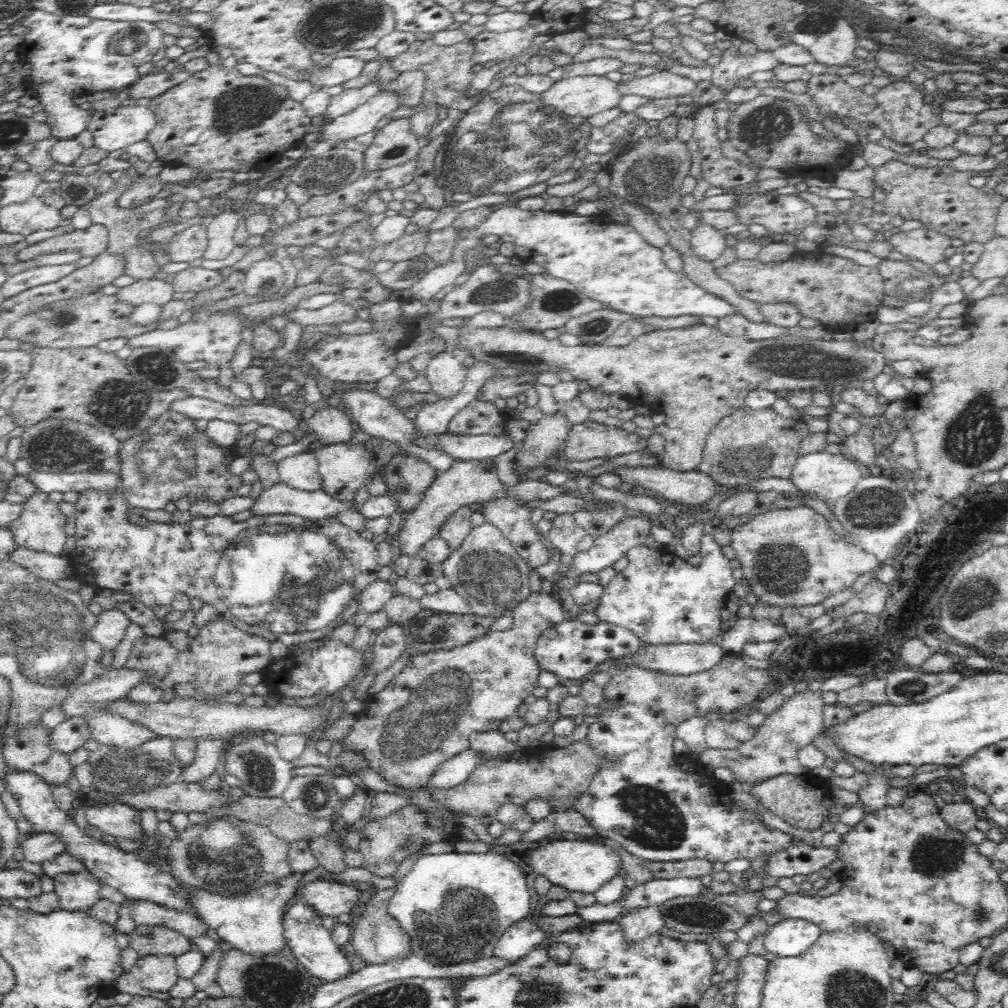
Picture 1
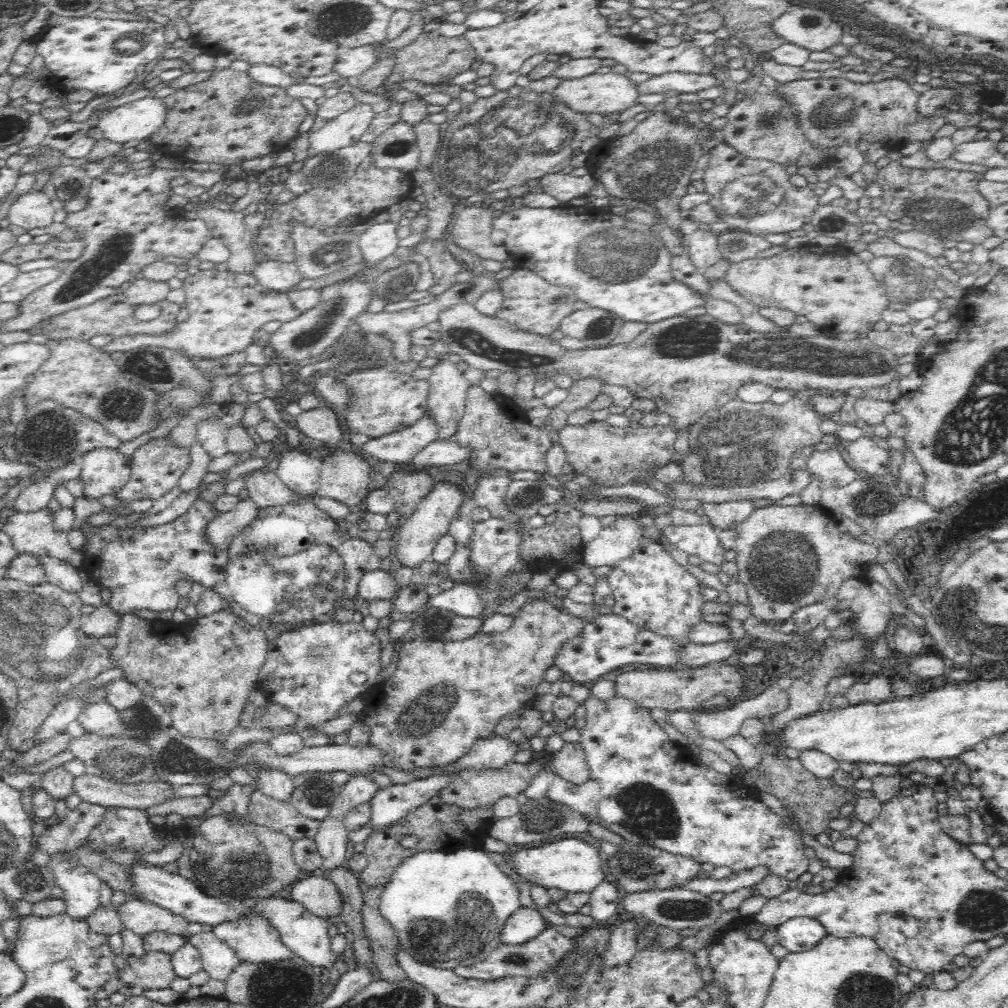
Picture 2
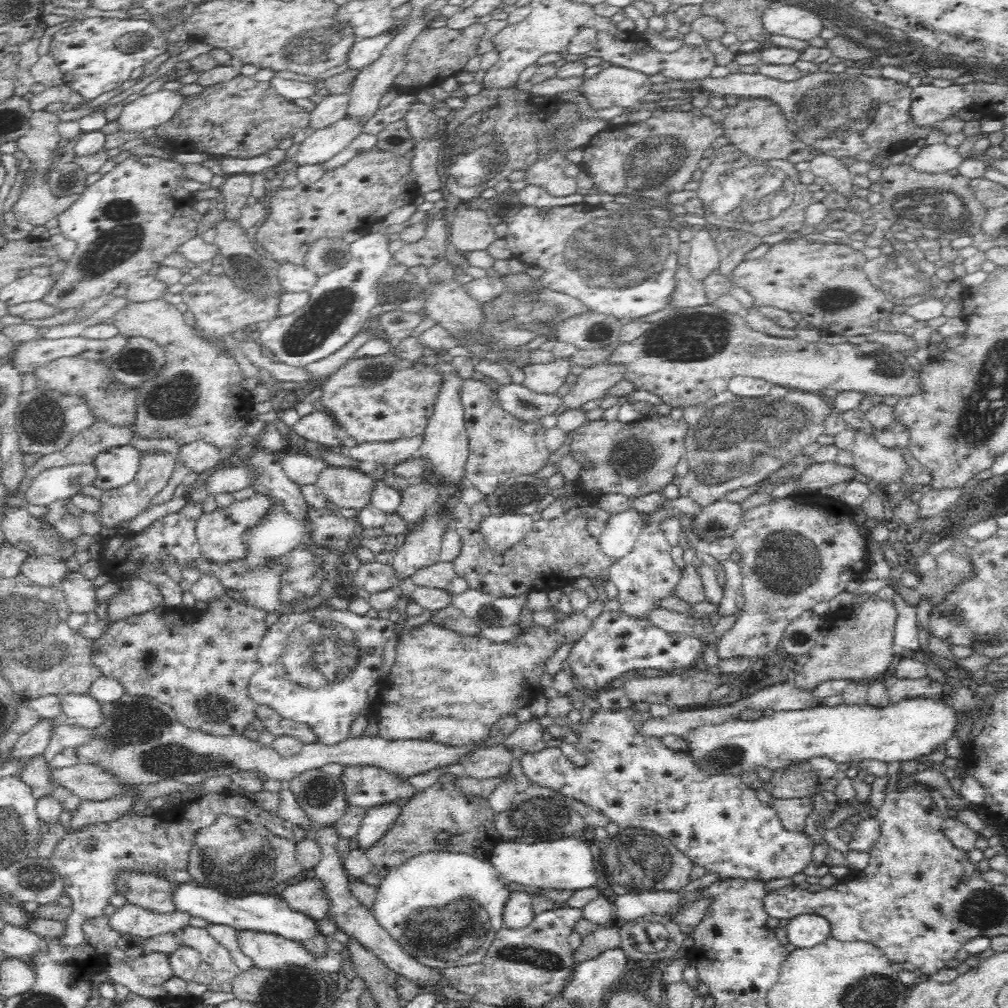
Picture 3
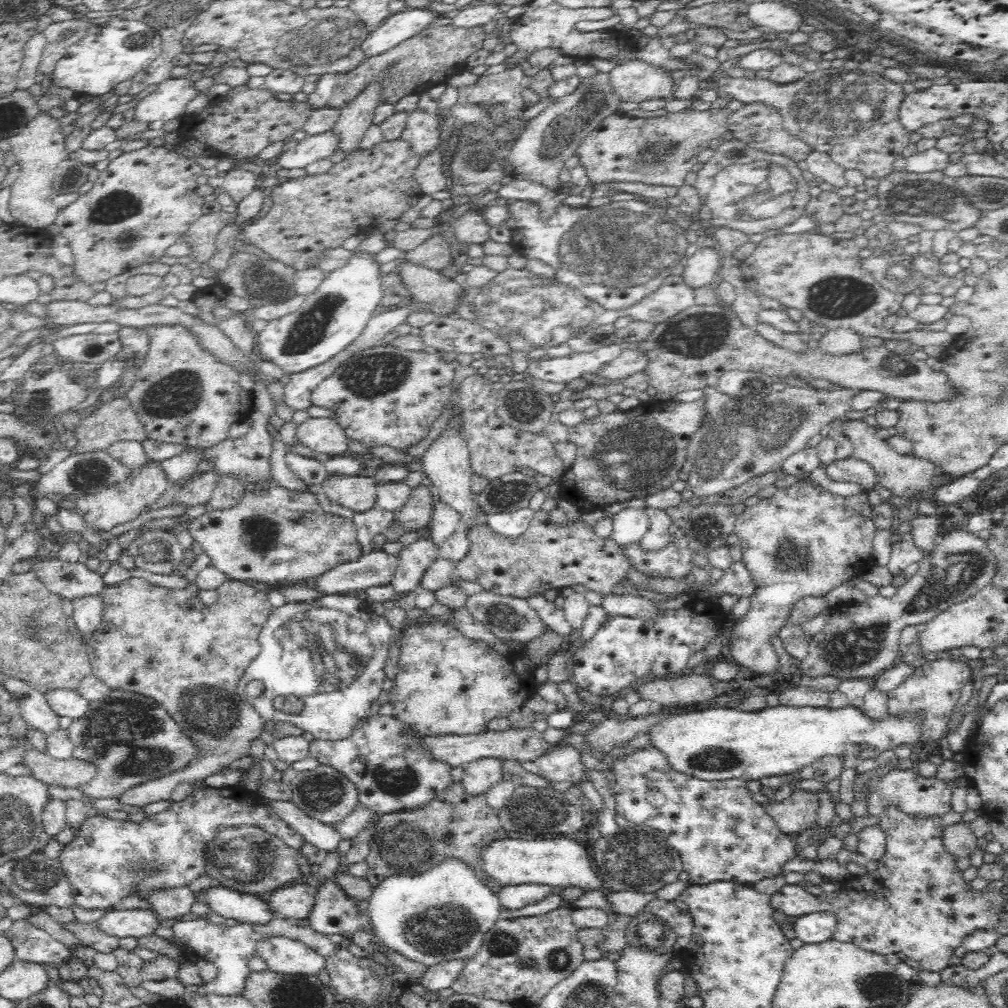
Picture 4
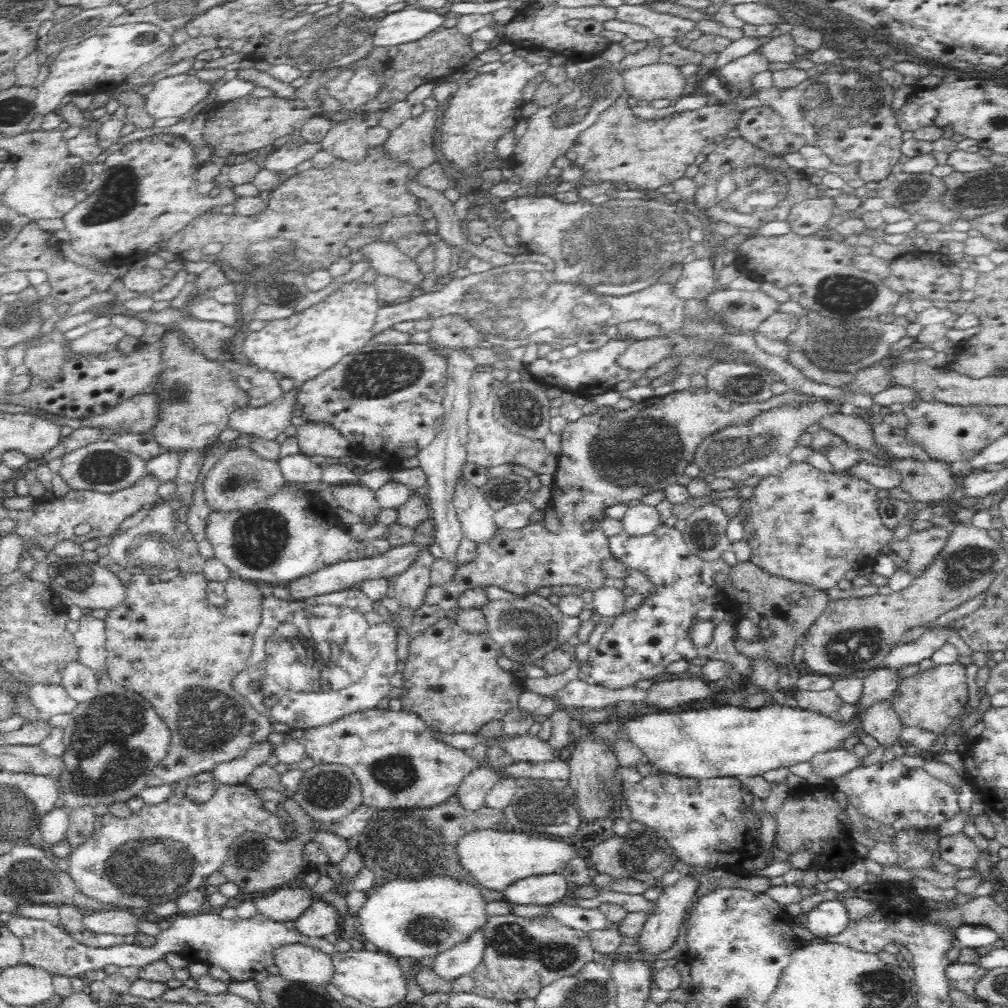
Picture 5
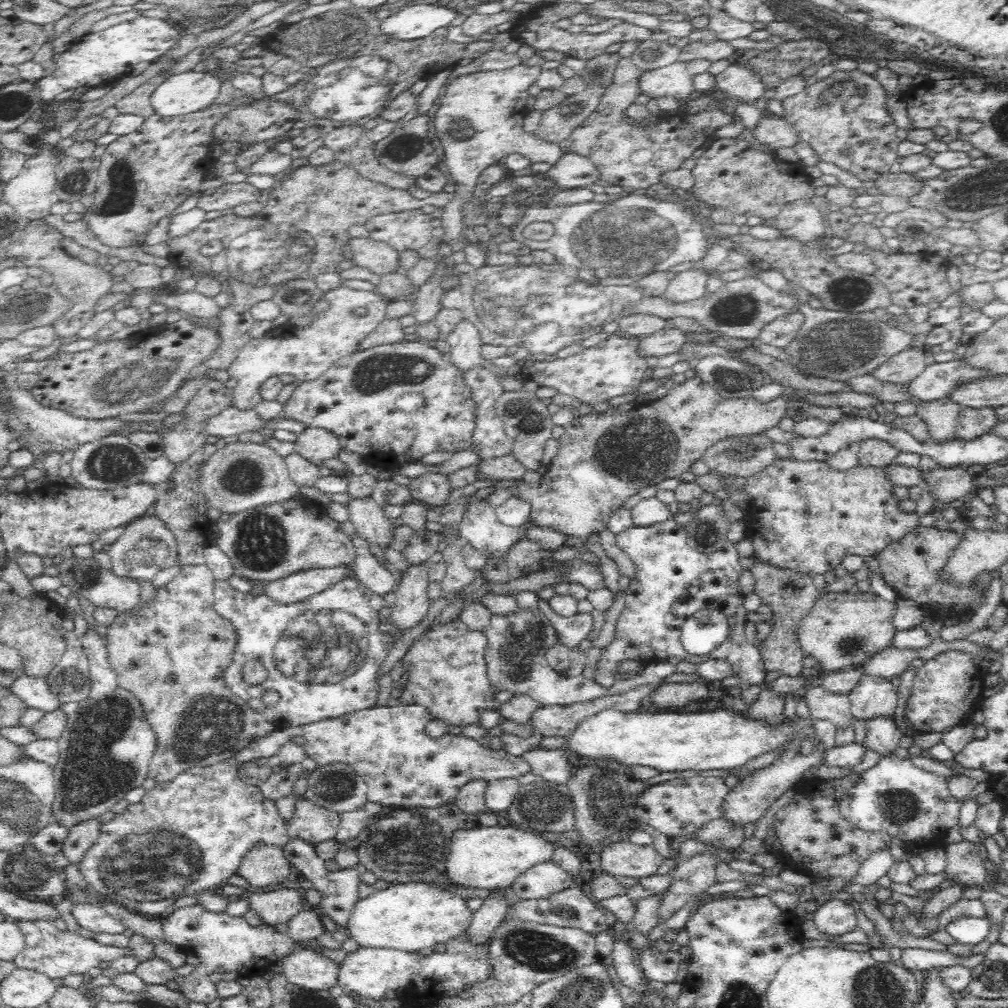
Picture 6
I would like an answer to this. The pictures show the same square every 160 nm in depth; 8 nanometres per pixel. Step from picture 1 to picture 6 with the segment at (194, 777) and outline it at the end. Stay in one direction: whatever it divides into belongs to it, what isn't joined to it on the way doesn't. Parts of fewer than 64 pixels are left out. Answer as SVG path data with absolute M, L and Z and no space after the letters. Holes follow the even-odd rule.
M184 565L167 584L156 588L151 602L131 611L117 614L107 627L105 647L110 667L117 675L117 684L132 694L142 705L142 714L157 740L150 760L148 778L156 783L170 782L194 766L212 766L239 753L256 738L275 731L274 724L265 720L248 704L235 696L225 682L225 671L233 662L236 632L230 622L215 611L213 586L215 578L205 565Z

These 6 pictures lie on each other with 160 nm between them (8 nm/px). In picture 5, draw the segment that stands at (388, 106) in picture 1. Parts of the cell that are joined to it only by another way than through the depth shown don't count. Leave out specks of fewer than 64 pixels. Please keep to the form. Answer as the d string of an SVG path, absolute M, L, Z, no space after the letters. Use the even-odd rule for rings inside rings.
M299 141L295 147L282 146L270 153L265 160L266 169L272 172L286 172L296 169L297 166L311 160L311 158L322 150L320 143L306 143Z

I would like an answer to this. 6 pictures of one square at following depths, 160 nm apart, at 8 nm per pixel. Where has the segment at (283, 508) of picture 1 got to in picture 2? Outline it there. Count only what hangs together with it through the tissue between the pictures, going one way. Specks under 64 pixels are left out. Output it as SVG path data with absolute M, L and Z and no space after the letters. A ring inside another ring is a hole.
M261 470L251 472L244 488L248 489L249 498L256 506L268 508L268 506L284 506L290 502L298 502L300 493L290 490L275 474L275 472L262 473Z

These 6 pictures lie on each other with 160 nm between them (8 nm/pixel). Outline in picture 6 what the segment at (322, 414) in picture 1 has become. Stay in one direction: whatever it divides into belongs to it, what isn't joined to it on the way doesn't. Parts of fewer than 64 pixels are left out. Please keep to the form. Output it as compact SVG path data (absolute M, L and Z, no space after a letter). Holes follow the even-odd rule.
M306 427L295 441L295 452L317 466L327 458L337 457L340 451L338 437L326 429Z

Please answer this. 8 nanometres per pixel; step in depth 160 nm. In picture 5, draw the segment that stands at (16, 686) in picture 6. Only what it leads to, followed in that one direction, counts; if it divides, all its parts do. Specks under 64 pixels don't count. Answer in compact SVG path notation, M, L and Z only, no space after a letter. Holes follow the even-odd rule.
M30 685L28 698L40 715L47 718L58 714L70 715L78 706L61 685Z

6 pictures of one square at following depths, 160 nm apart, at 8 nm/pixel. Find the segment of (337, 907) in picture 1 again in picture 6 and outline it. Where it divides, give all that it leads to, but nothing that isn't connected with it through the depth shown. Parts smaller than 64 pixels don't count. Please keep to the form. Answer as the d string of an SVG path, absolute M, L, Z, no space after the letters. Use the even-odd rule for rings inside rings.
M281 885L269 892L250 893L249 906L267 925L286 923L302 911L302 891L295 885Z

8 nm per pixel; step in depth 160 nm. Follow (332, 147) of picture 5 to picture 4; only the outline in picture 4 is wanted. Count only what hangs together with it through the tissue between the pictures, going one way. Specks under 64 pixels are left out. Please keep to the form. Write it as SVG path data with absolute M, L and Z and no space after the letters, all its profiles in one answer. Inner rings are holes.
M370 83L362 92L349 102L340 113L332 133L340 137L336 150L340 149L346 154L359 149L361 138L368 127L372 125L374 110L380 104L380 83Z

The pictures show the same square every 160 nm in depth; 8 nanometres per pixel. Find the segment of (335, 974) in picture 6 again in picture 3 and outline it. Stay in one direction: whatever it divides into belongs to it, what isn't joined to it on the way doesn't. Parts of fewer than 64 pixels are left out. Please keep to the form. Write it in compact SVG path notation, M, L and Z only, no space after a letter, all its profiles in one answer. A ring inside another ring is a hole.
M237 930L238 946L254 967L281 969L290 966L313 967L316 957L306 947L276 934Z

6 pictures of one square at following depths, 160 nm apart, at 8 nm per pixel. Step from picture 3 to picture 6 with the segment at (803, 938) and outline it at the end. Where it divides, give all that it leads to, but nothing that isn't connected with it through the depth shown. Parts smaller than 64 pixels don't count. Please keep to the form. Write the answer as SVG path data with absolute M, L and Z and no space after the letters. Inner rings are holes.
M830 899L814 912L813 921L822 934L842 936L857 926L856 913L846 901Z

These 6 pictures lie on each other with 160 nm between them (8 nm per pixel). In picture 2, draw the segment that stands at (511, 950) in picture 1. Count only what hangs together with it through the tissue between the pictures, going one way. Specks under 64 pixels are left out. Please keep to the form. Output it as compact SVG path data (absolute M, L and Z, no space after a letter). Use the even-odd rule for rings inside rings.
M518 907L502 927L499 944L522 944L540 935L548 923L536 909Z

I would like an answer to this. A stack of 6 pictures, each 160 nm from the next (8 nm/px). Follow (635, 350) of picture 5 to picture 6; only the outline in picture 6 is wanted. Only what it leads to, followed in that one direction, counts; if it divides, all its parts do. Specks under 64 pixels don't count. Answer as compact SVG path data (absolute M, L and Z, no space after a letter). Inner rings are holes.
M669 326L654 332L652 335L640 338L638 351L649 361L651 358L656 360L679 351L687 340L684 332Z

